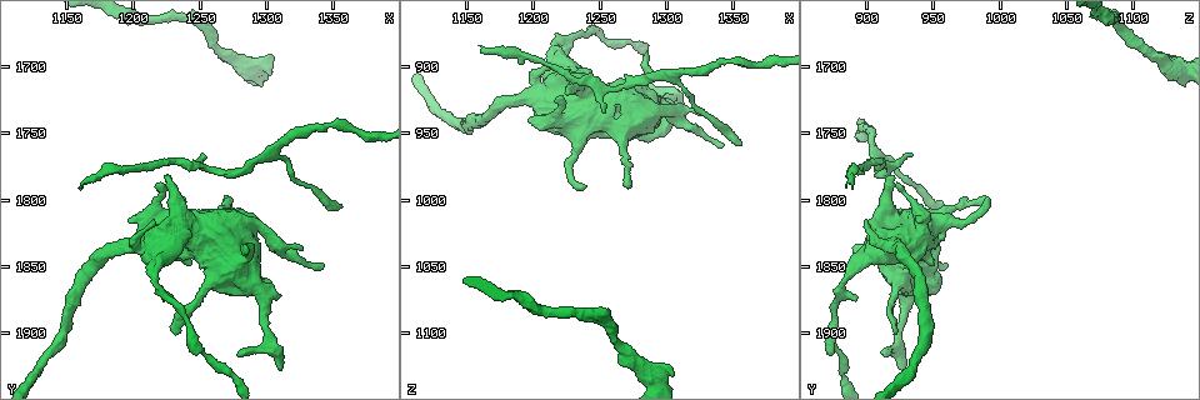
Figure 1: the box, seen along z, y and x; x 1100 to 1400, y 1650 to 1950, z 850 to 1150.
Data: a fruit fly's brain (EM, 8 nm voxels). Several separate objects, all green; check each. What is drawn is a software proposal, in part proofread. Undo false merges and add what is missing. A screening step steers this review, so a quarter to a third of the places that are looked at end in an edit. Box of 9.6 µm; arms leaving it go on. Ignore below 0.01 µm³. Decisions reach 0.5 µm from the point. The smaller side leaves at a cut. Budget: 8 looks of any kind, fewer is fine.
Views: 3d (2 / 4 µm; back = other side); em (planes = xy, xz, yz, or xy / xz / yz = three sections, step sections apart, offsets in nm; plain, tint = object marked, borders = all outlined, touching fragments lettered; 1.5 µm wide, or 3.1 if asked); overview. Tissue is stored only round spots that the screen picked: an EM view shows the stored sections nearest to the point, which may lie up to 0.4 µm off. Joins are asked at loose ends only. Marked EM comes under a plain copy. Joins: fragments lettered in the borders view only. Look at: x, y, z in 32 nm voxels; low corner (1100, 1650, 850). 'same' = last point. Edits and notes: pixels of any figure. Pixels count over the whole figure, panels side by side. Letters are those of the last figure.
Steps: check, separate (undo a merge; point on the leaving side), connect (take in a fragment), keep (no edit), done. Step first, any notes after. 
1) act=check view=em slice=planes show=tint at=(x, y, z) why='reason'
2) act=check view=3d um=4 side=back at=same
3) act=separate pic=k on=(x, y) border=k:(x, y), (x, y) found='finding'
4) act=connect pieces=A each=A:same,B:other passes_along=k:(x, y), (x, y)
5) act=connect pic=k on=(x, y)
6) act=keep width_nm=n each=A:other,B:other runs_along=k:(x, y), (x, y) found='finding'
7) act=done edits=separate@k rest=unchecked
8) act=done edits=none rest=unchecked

act=check view=3d um=2 at=(1208, 1824, 902) why='thick turns thin'

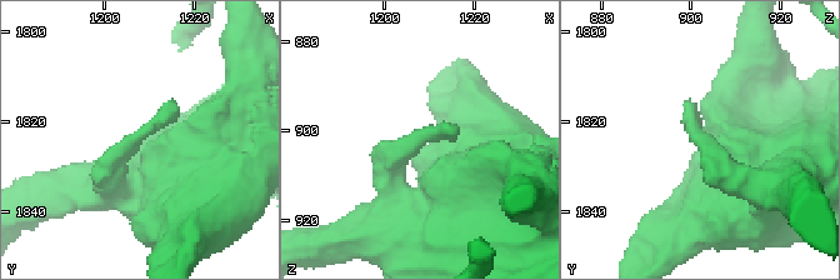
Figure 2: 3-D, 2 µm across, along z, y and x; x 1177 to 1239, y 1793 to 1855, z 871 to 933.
act=check view=em slice=planes show=borders at=(1208, 1824, 902) why='shape alone is not enough'

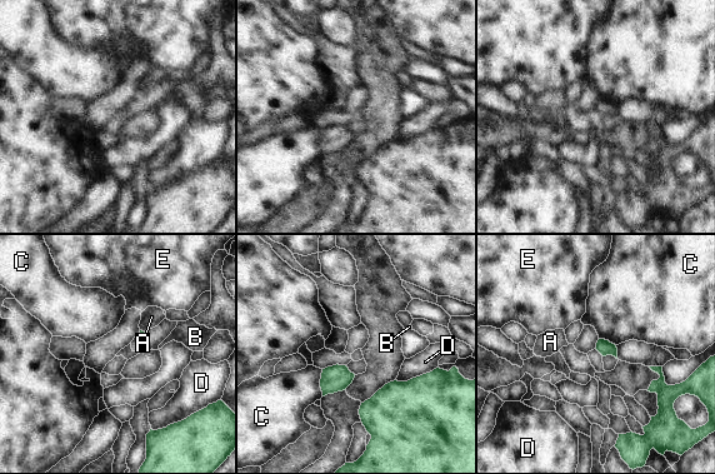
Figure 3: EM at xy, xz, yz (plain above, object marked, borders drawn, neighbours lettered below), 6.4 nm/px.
act=keep width_nm=100 each=A:other,B:other,C:other,D:other,E:other border=3:(323, 369), (320, 379), (321, 395) found='continuous, no second cell'

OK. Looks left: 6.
act=check view=em slice=planes show=borders at=(1254, 1868, 920) why='calibre changes'

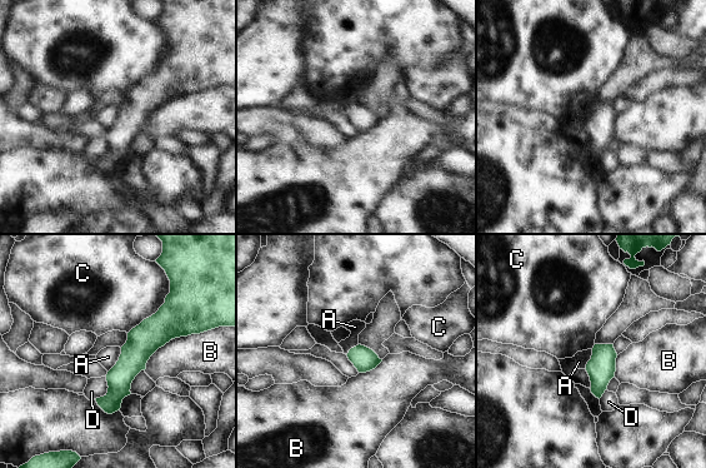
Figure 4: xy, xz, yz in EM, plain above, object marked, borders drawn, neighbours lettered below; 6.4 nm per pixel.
act=keep each=A:other,B:other,C:other,D:other border=4:(224, 325), (173, 339) found='one cell here'

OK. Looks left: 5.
act=check view=em slice=yz step=4 show=borders at=(1162, 1792, 892) why='free end'

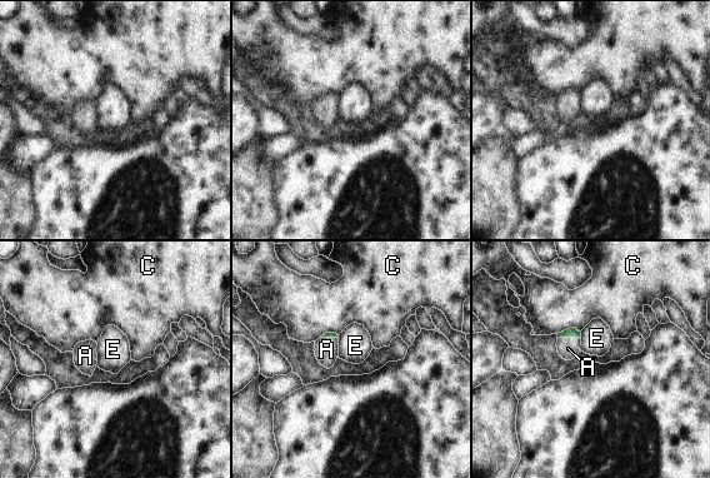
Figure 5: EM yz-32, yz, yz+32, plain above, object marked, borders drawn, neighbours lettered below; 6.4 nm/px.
act=check view=em slice=planes show=borders at=same why='another direction'

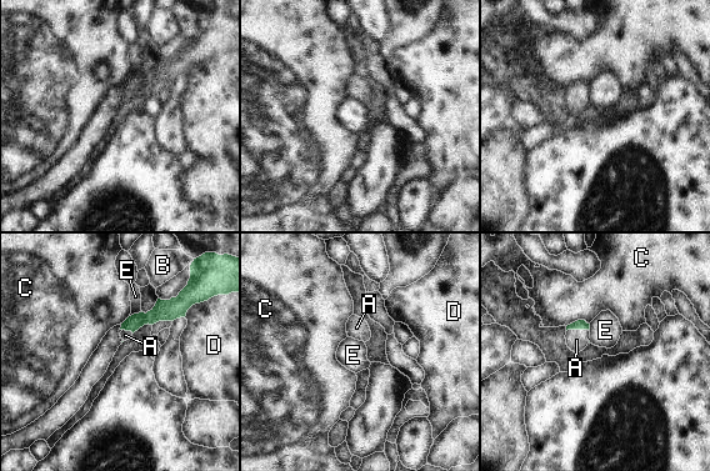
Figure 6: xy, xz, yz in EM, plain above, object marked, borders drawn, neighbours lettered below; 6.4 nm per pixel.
act=connect pieces=A longest_contact=C:150nm each=A:same,B:other,C:other,D:other,E:other found='it goes on there'

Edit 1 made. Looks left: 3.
act=done edits=connect@6 rest=unchecked

